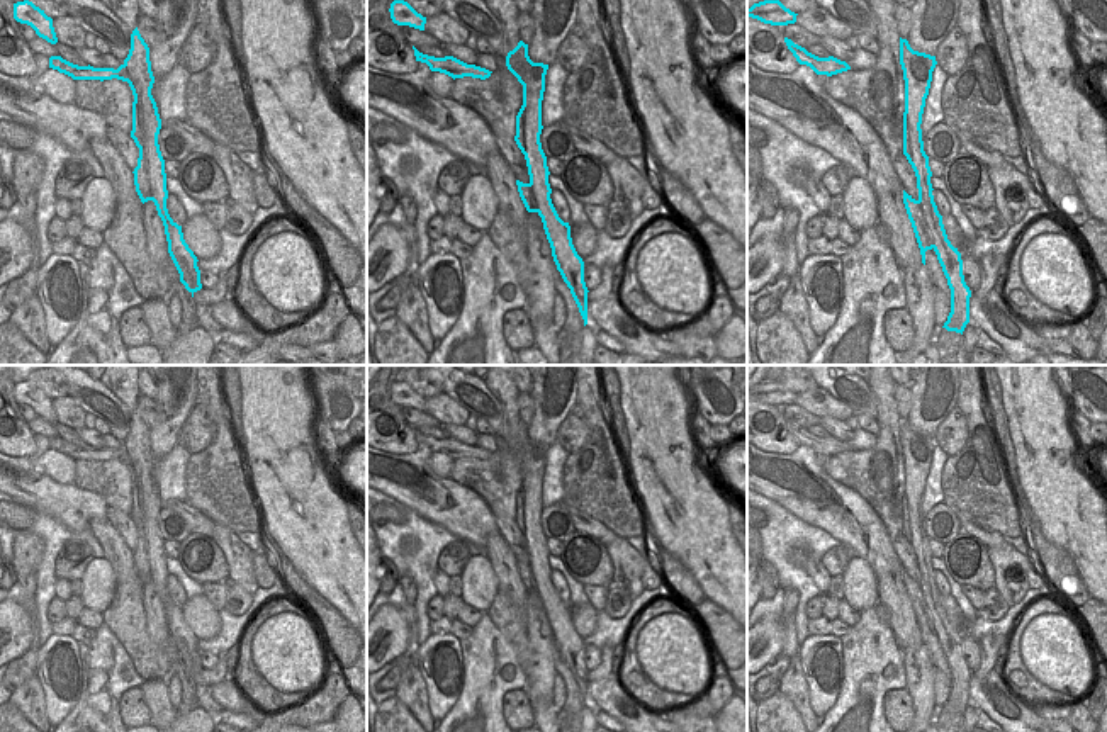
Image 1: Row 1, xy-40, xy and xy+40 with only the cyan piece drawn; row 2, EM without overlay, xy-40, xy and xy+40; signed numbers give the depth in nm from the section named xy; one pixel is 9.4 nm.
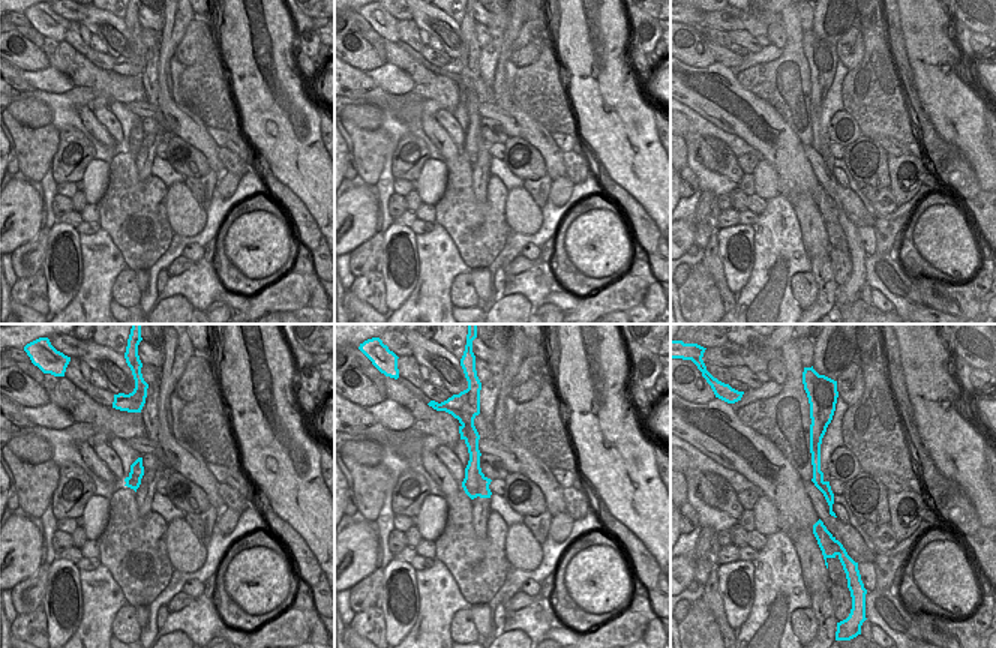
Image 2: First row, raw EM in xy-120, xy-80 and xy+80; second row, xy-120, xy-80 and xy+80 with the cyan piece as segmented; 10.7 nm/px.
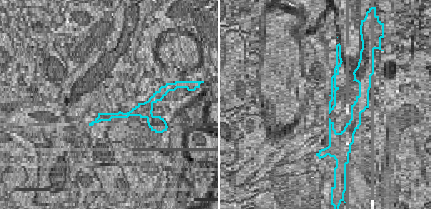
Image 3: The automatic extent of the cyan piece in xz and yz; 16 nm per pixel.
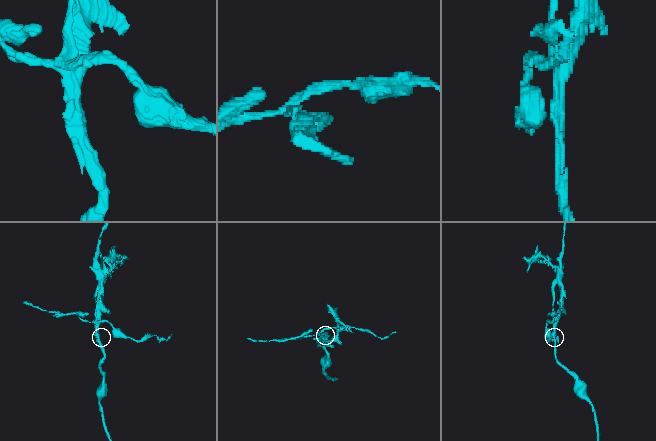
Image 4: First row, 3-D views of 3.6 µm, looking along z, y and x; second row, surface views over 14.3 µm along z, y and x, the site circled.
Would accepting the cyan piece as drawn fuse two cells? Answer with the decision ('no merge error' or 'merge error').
merge error

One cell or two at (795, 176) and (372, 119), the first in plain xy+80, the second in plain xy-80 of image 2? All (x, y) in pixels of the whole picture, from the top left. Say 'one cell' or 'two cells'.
two cells

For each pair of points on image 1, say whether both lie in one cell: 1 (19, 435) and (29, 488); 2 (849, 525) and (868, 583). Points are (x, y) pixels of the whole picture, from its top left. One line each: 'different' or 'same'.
1: different
2: different

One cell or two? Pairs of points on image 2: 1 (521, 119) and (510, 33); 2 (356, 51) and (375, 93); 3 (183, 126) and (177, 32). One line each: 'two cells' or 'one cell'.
1: one cell
2: two cells
3: one cell

